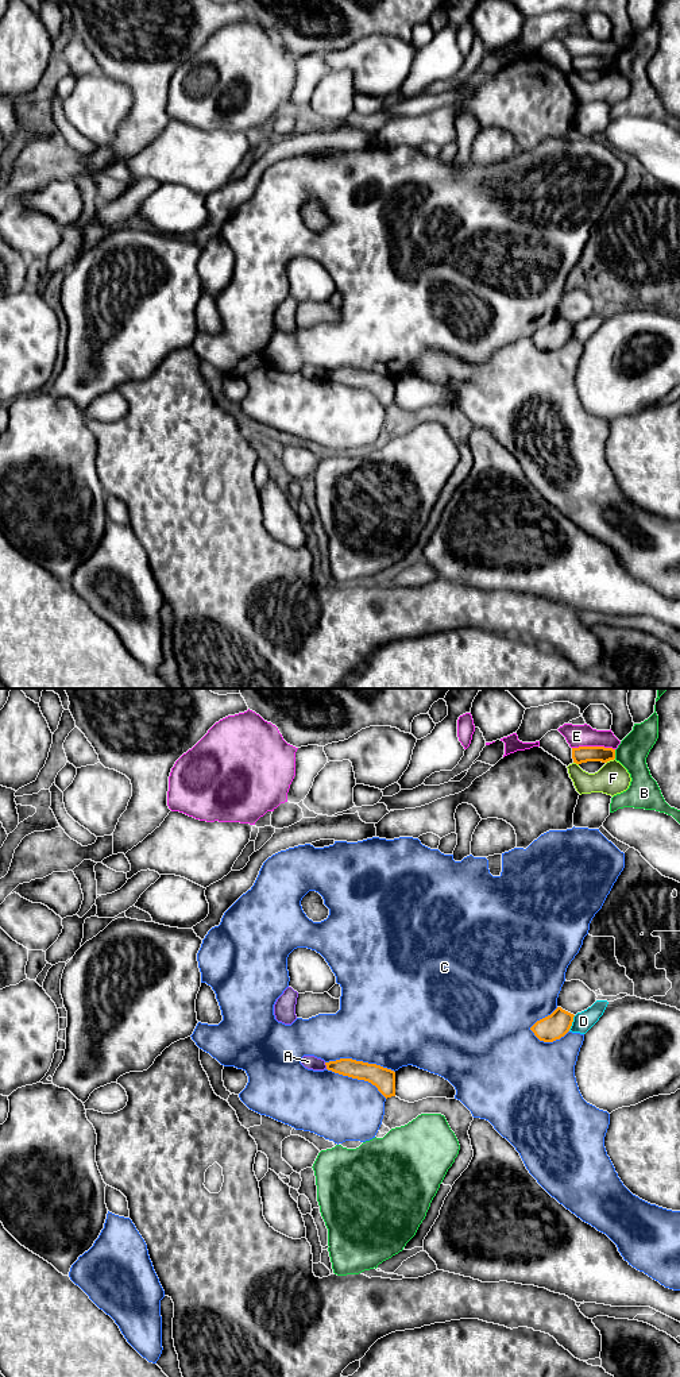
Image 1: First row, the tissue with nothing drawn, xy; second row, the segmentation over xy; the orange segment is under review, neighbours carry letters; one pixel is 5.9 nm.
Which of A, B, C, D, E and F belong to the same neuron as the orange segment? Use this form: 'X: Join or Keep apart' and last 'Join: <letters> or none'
A: Keep apart
B: Keep apart
C: Keep apart
D: Keep apart
E: Keep apart
F: Keep apart
Join: none

